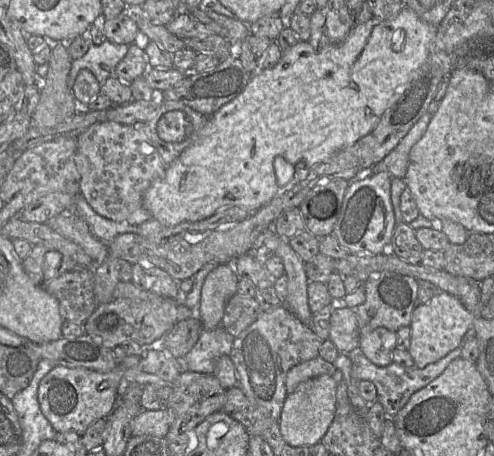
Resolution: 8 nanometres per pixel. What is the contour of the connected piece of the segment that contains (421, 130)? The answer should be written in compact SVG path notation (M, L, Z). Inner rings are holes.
M426 112L411 127L398 145L384 159L371 168L370 174L386 171L392 178L404 179L408 168L410 150L424 135L432 115Z

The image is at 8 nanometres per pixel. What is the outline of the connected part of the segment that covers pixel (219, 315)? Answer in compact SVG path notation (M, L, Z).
M233 263L218 264L205 278L201 290L199 319L203 329L221 324L227 301L236 294L238 276Z

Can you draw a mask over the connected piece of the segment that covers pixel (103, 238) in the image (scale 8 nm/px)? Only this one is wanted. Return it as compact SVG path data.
M80 193L77 195L73 212L87 223L94 237L104 244L111 242L119 234L137 234L138 231L138 225L116 222L100 216L88 205Z

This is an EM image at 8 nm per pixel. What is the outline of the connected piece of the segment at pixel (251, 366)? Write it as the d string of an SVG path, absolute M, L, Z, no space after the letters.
M282 304L270 311L263 311L257 320L234 339L230 358L238 376L238 387L253 402L265 408L271 417L279 421L287 397L285 387L288 371L297 364L311 360L319 355L322 341L311 327L300 321L286 305Z

